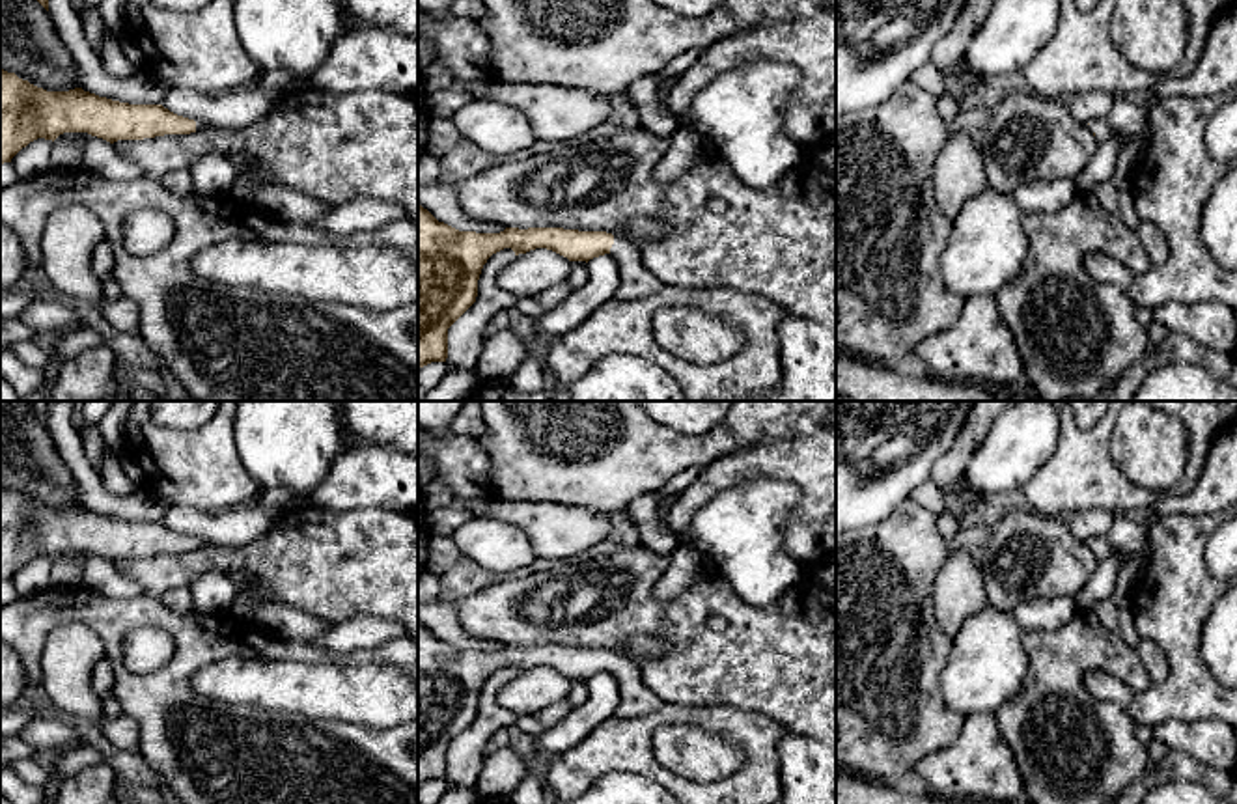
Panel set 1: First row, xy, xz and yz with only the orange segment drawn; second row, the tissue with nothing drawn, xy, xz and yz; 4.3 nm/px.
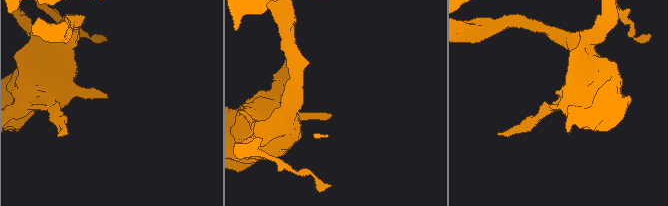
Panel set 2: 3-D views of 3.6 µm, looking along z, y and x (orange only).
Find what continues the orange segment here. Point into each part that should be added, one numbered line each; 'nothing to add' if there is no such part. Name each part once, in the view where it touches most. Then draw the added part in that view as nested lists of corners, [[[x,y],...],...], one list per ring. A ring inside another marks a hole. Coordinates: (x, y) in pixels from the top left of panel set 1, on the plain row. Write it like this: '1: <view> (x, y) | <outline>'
1: xz (635, 696) | [[[614,653],[610,673],[619,685],[616,714],[632,718],[662,707],[664,701],[646,685],[642,668],[632,658]]]

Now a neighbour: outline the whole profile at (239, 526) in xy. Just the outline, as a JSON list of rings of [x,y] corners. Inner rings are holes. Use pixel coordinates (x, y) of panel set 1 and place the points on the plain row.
[[[256,500],[229,511],[207,513],[187,506],[170,506],[162,524],[211,547],[244,547],[269,532],[295,500],[272,509]]]

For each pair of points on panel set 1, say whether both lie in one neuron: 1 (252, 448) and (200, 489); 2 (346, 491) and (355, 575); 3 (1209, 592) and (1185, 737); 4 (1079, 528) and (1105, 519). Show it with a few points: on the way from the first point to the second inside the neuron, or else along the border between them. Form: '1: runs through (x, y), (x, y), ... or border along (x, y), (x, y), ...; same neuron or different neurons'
1: border along (234, 420), (236, 456), (262, 491); different neurons
2: border along (305, 500), (336, 512), (392, 510); different neurons
3: border along (1217, 719), (1163, 720), (1153, 728); different neurons
4: runs through (1084, 526), (1099, 521); same neuron

